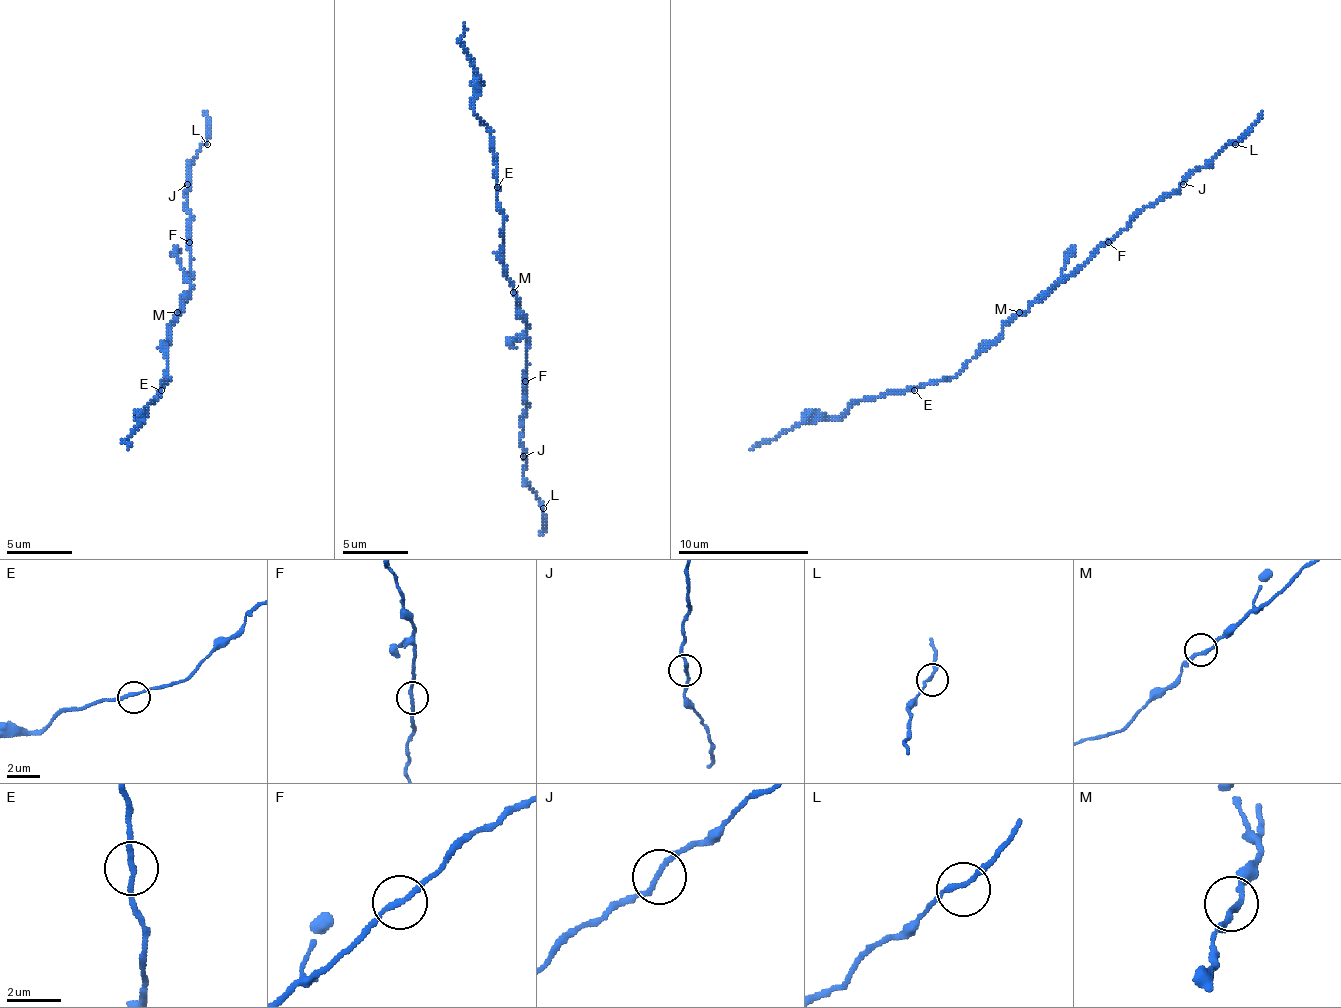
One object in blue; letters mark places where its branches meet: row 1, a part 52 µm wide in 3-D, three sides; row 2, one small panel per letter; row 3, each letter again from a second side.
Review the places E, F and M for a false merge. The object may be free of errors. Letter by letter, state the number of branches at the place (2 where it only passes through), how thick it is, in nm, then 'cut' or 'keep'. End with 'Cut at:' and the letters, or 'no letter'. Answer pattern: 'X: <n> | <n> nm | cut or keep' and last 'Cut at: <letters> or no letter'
E: 2 | 190 nm | keep
F: 2 | 190 nm | keep
M: 2 | 190 nm | keep
Cut at: no letter

